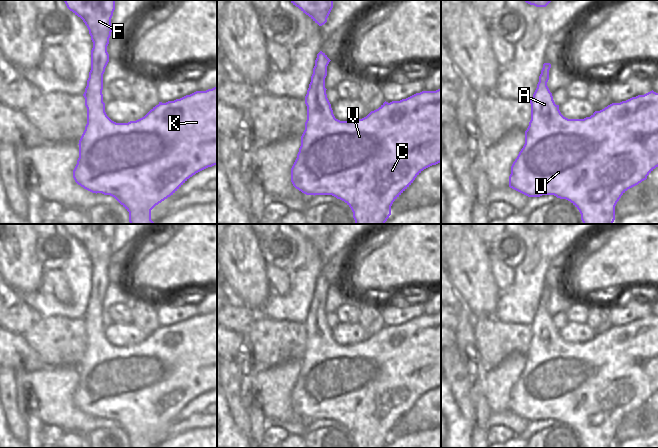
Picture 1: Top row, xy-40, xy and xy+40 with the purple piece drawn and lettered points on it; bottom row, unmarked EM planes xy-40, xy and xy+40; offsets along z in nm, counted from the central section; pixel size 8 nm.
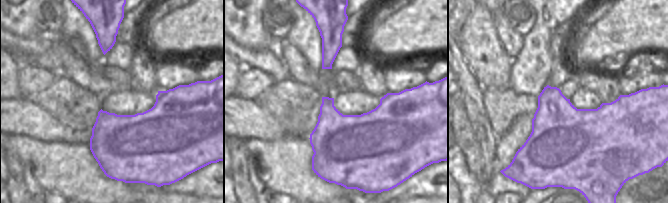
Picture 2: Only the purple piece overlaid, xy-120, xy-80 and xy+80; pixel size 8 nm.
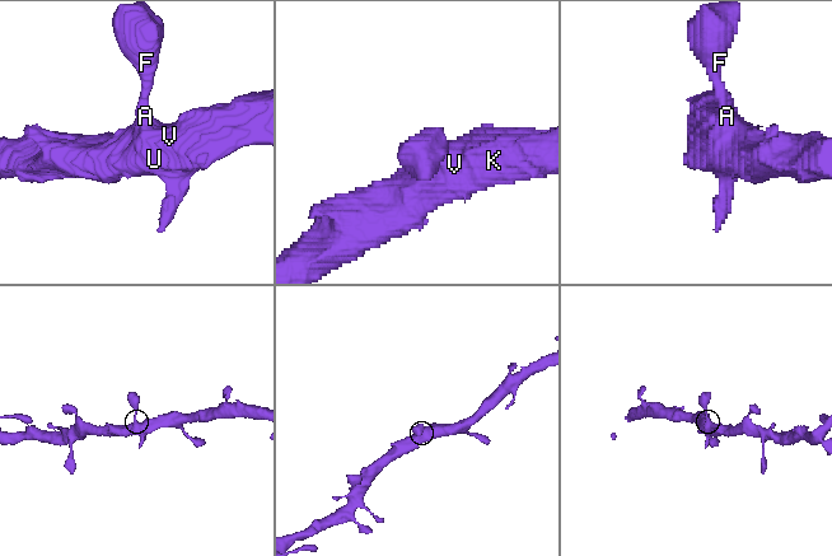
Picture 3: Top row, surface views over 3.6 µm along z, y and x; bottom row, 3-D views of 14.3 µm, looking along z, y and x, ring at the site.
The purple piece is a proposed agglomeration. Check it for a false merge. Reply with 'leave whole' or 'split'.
leave whole

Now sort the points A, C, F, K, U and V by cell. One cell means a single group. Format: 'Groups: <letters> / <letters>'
Groups: A C F K U V.

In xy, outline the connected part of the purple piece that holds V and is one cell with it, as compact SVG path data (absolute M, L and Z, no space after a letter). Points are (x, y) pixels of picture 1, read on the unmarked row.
M320 275L315 284L311 306L305 320L307 344L301 360L301 370L297 382L291 392L293 410L306 419L332 419L344 425L352 434L355 448L385 448L391 439L393 426L413 407L415 402L426 392L441 386L441 312L436 315L422 315L400 325L384 326L378 333L371 335L366 341L354 345L340 345L335 342L331 328L327 322L325 302L327 290L331 284Z

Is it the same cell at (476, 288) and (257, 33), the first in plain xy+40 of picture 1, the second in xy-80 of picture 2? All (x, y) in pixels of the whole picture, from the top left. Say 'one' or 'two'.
one

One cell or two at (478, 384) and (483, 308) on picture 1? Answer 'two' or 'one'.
two

